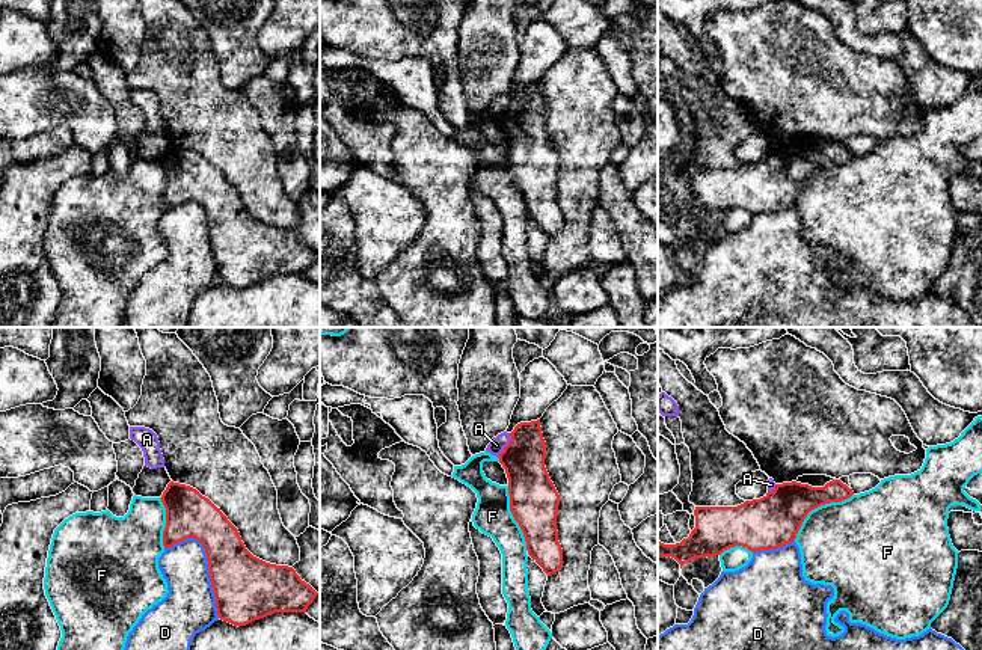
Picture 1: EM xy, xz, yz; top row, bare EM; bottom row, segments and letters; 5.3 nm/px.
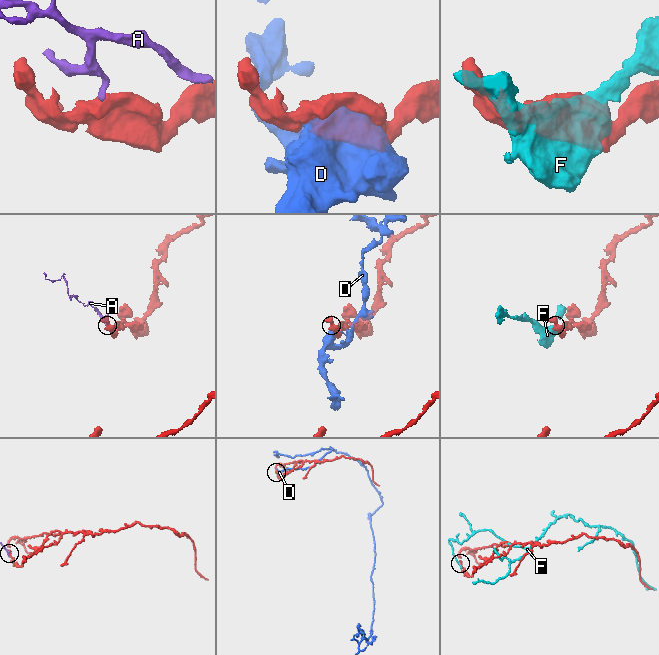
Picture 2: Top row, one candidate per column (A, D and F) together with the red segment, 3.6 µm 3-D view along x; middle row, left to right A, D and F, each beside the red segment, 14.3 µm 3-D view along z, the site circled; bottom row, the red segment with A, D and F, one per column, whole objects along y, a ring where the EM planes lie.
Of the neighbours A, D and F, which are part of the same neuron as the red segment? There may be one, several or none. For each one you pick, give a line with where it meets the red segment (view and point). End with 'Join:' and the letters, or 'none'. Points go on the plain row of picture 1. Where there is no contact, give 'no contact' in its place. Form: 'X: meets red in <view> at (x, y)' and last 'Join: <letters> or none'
Join: none

